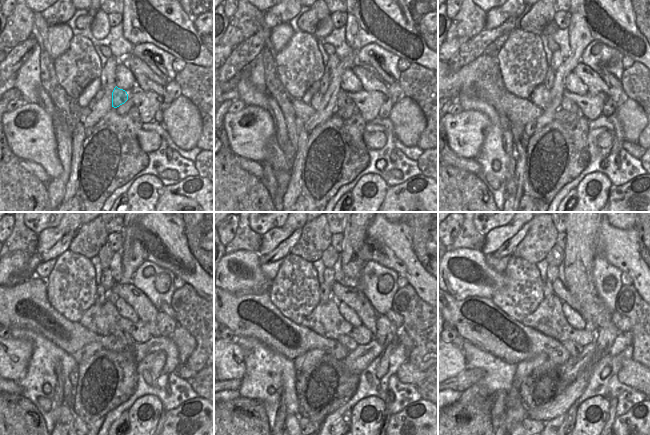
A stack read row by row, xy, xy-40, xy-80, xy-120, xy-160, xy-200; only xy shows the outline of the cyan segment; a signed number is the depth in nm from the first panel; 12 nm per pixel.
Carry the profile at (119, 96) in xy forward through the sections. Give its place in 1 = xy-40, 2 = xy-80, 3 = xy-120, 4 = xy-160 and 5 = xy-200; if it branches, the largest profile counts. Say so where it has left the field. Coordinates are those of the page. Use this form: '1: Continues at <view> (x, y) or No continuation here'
1: Continues at xy-40 (343, 100)
2: Continues at xy-80 (566, 104)
3: Continues at xy-120 (123, 335)
4: Continues at xy-160 (346, 341)
5: Continues at xy-200 (574, 349)

